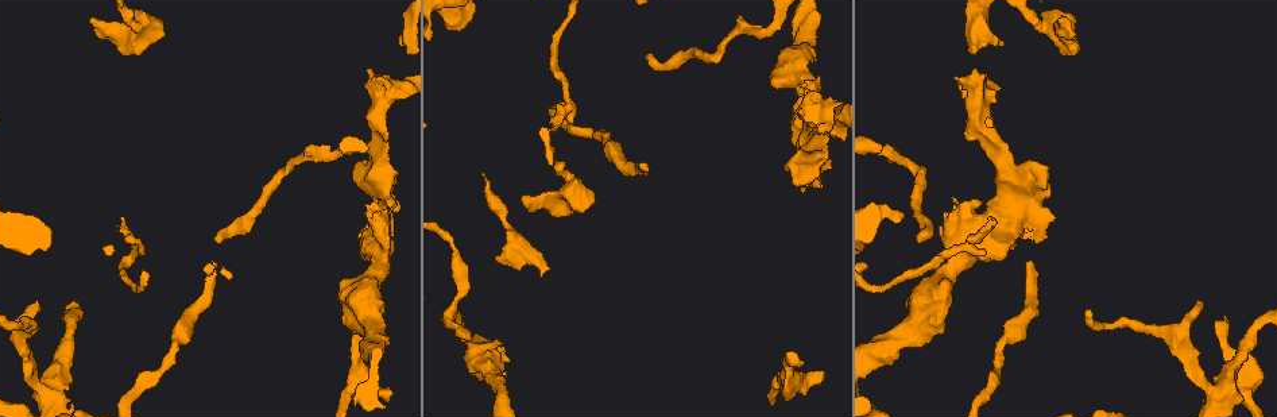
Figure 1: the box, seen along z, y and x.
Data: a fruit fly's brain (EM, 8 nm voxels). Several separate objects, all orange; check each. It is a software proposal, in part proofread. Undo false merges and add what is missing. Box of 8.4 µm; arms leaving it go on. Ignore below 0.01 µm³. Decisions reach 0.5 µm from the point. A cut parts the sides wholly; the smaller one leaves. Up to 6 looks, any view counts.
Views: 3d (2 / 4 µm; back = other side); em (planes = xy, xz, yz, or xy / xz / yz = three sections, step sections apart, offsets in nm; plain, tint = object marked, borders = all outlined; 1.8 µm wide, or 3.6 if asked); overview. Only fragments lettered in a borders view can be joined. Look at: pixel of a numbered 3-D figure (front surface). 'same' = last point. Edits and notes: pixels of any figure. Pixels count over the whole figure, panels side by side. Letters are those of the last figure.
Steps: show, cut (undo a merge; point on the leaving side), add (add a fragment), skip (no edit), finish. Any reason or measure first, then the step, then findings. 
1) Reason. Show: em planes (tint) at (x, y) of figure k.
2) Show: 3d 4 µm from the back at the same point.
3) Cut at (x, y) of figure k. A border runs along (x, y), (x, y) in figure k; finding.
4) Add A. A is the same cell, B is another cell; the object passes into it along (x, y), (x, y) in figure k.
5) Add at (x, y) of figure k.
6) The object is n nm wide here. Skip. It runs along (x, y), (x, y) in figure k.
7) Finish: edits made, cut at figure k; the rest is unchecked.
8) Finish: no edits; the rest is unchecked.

End of a long branch. Show: em xy step 4 (tint) at (920, 238) of figure 1.

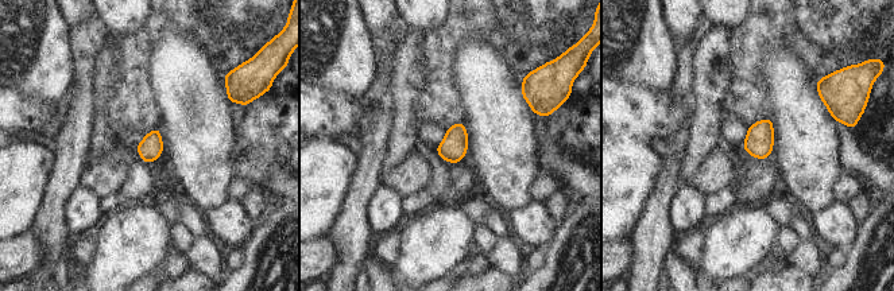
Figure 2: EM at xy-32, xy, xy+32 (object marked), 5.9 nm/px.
Show: em planes (borders) at the same point.

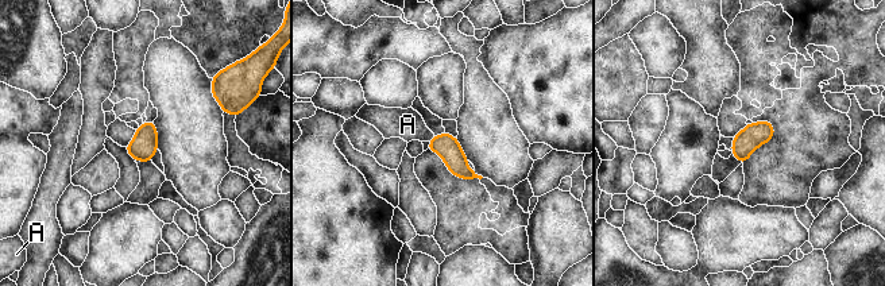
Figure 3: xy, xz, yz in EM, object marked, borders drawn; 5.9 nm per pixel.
Add A. A is the same cell; the object passes into it along (444, 145), (432, 139), (408, 124) in figure 3; the neuron continues.

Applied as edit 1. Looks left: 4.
Branch stops here. Show: em planes (borders) at (1033, 263) of figure 1.

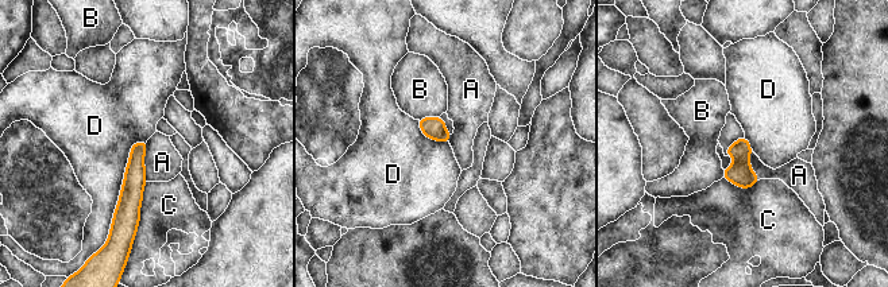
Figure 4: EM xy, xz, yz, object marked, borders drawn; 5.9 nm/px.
The longest contact is with D, 600 nm. Skip. A, B, C and D are other cells; it runs along (143, 144), (136, 155), (128, 221) in figure 4; none of them fits.

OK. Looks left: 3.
Free end. Show: em xz step 8 (borders) at (91, 19) of figure 1.

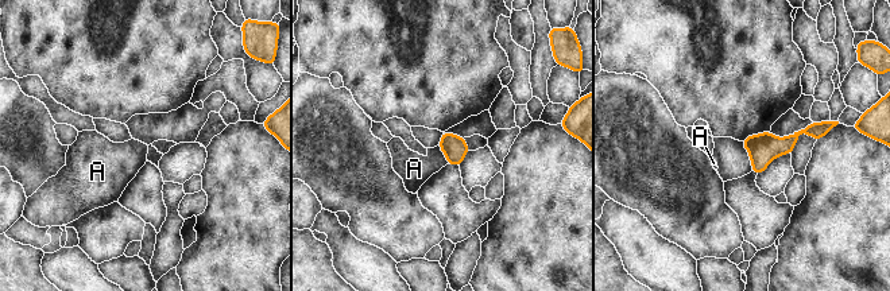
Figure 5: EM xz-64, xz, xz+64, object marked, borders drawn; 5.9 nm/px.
Show: em planes (borders) at the same point.

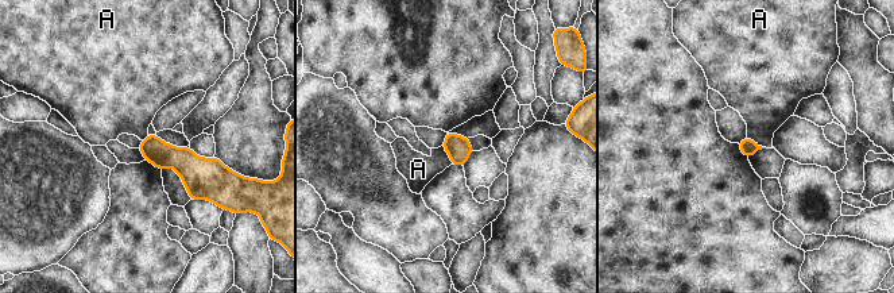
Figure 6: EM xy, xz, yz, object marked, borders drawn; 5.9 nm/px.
The longest contact is with A, 130 nm. Skip. A is another cell; no lettered fragment goes on from it.

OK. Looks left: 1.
Finish: edits made, add at figure 3; the rest is unchecked.

